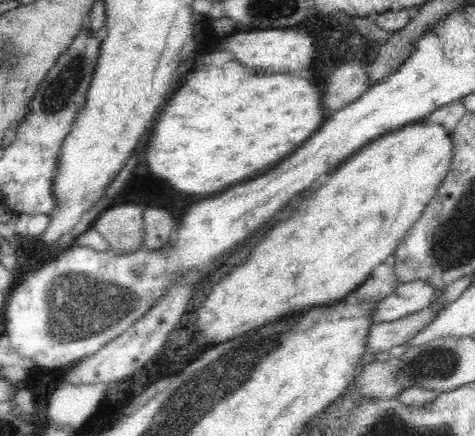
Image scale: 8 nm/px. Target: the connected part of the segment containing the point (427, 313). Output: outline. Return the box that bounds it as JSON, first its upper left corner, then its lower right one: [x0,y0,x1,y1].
[366,302,440,354]

